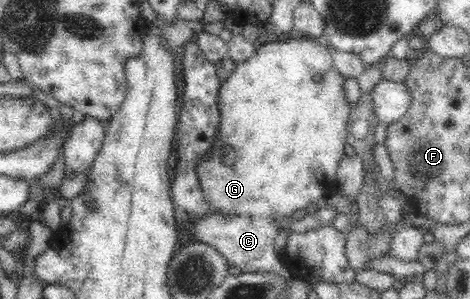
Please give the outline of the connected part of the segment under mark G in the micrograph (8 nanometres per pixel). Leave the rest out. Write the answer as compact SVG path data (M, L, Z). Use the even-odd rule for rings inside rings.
M302 36L298 38L285 39L284 41L264 42L259 41L256 44L254 55L247 61L236 64L233 74L222 83L219 89L219 133L215 139L215 145L212 146L211 153L207 153L209 161L199 161L197 165L197 174L199 174L199 185L203 188L204 200L212 206L212 213L219 212L224 216L244 216L256 218L257 216L273 216L277 219L285 217L289 219L293 212L301 209L312 209L319 199L333 192L336 187L336 175L339 163L345 156L345 144L348 136L347 123L351 115L353 106L347 100L345 92L345 76L336 69L333 64L332 51L329 45L321 38ZM231 145L235 149L235 160L232 165L227 165L221 157L221 148Z

